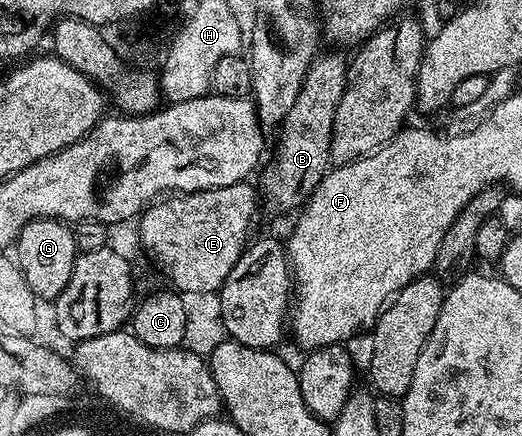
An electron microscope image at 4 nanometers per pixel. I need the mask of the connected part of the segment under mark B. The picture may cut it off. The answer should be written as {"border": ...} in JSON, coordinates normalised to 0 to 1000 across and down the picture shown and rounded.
{"border":[[[651,117],[628,119],[636,122],[615,119],[586,163],[571,227],[563,227],[563,245],[556,245],[534,289],[536,326],[529,333],[529,362],[513,381],[504,381],[506,399],[504,388],[496,399],[494,433],[504,468],[513,468],[529,489],[544,489],[550,479],[573,482],[632,385],[640,264],[663,200],[669,133],[657,131]]]}

